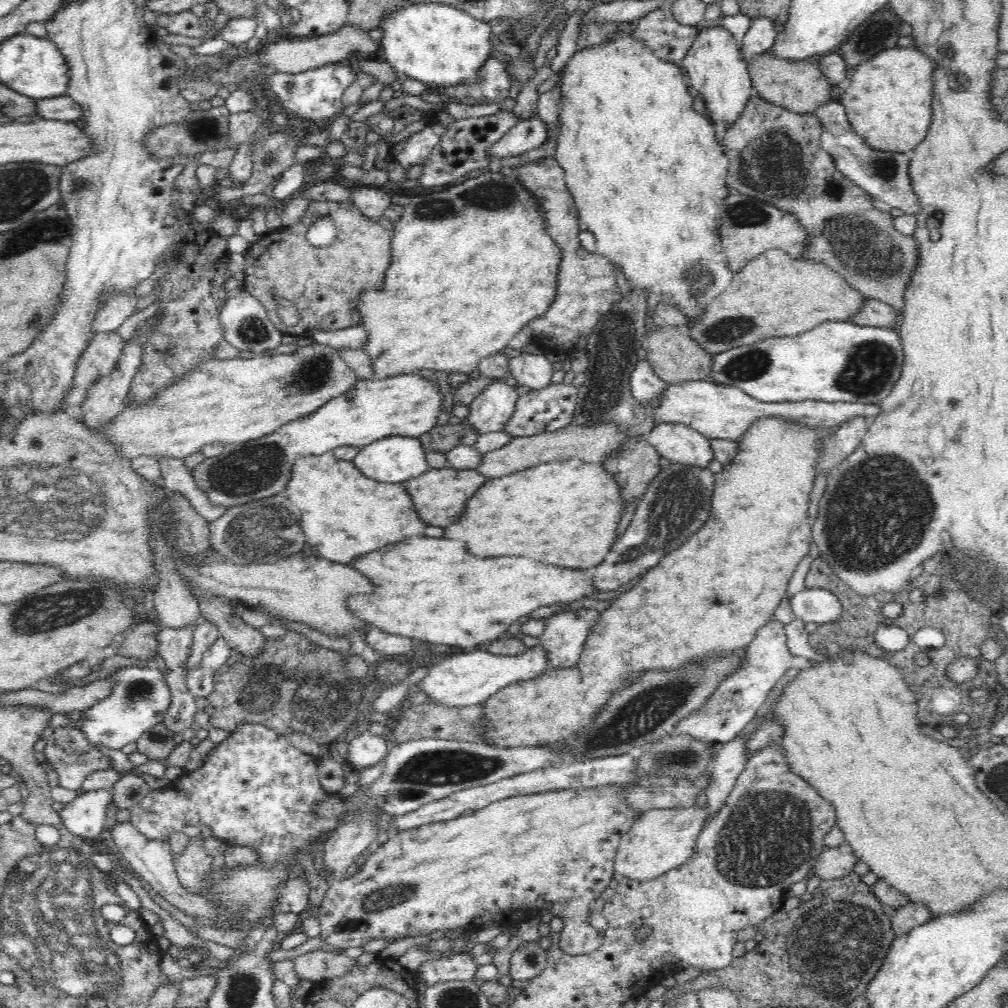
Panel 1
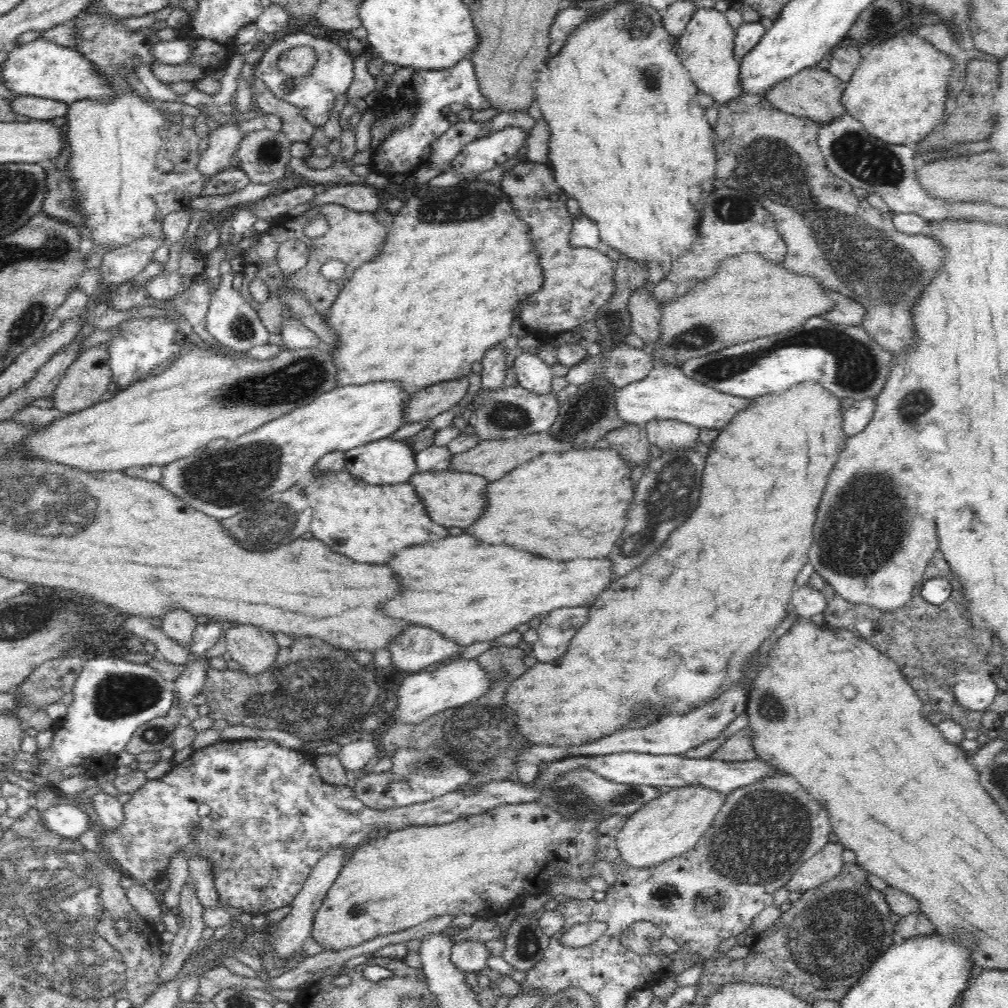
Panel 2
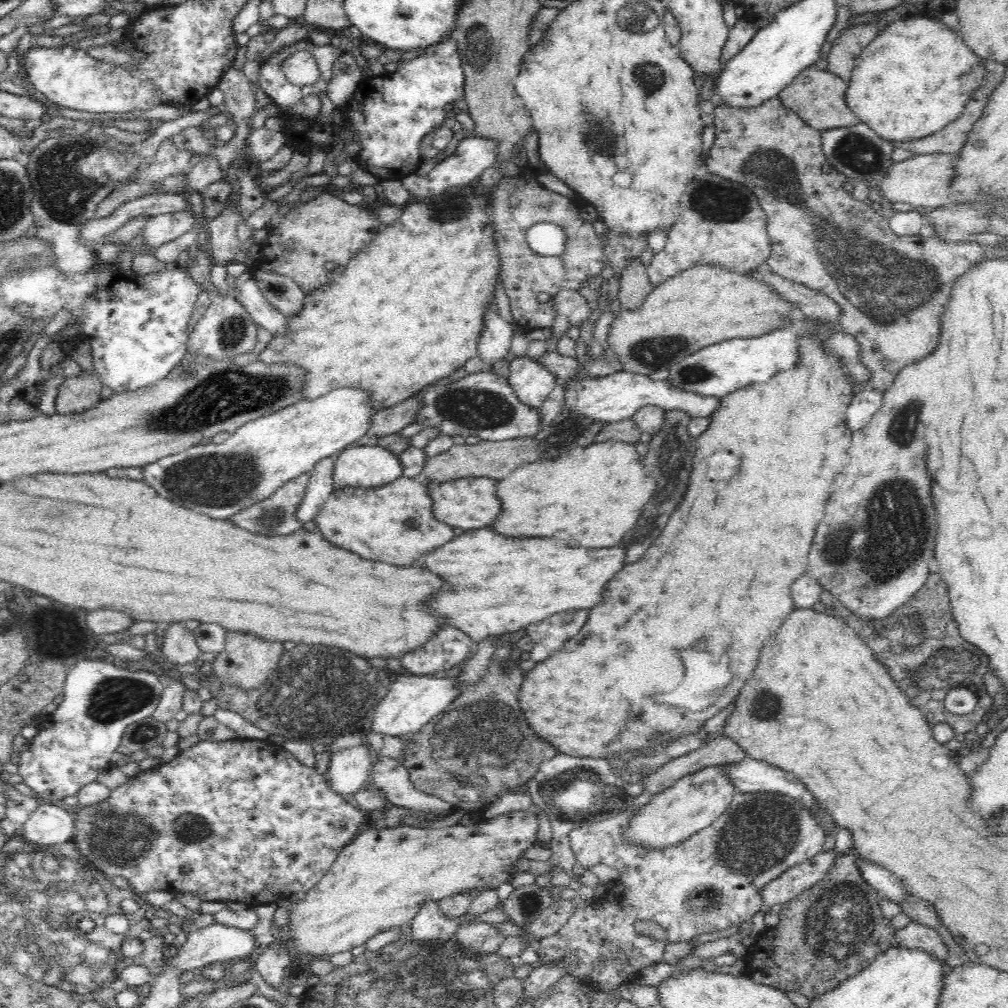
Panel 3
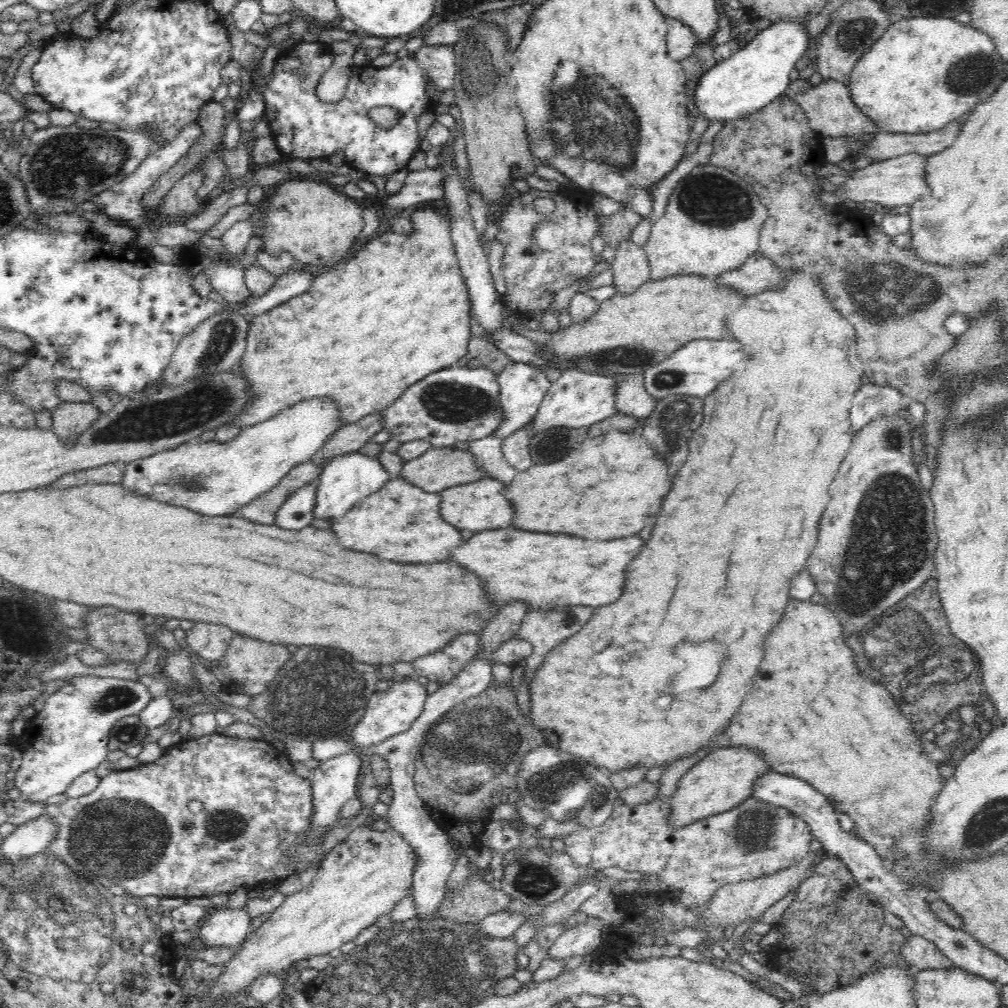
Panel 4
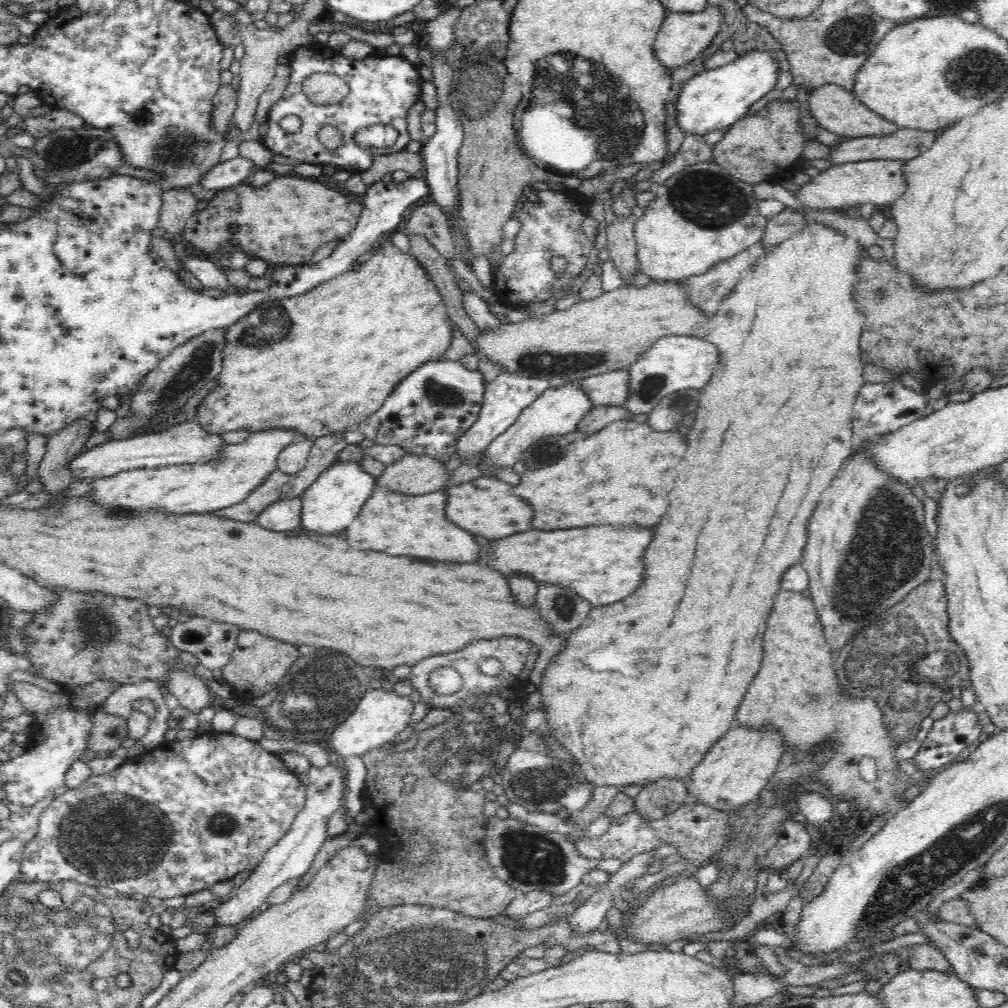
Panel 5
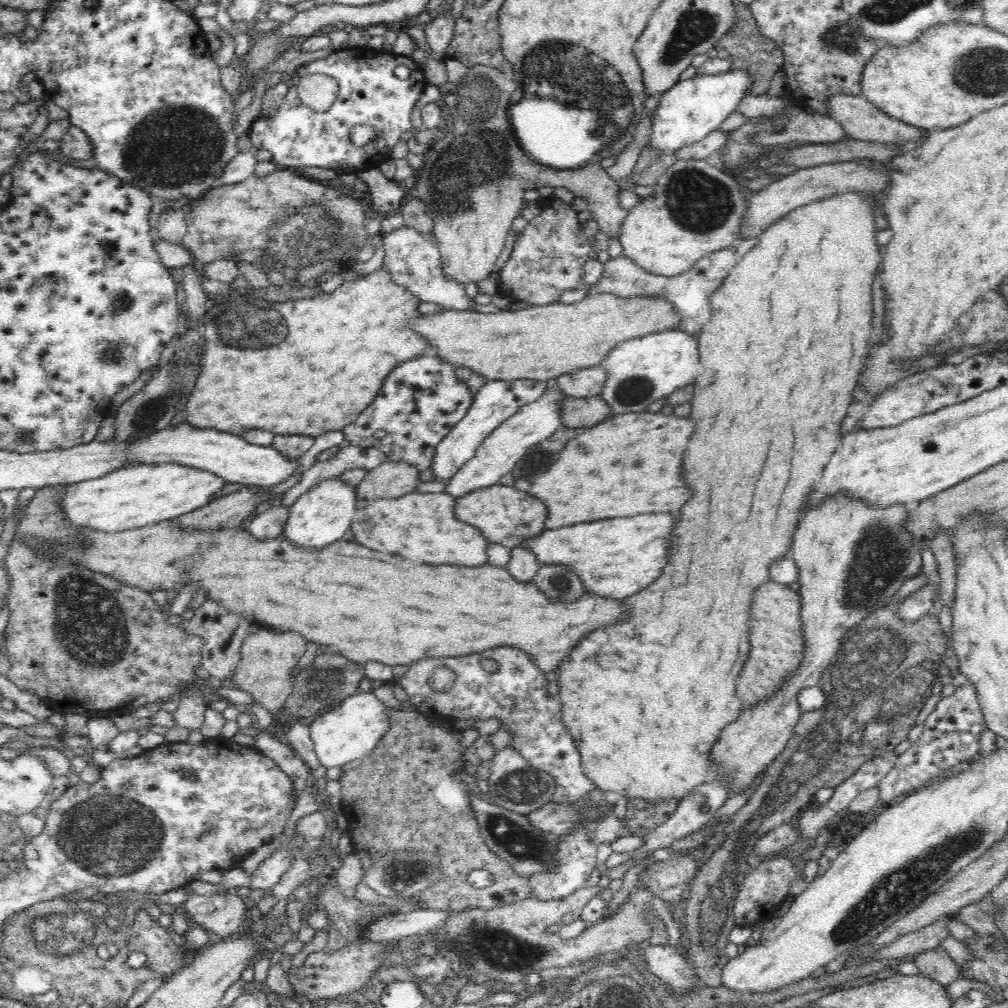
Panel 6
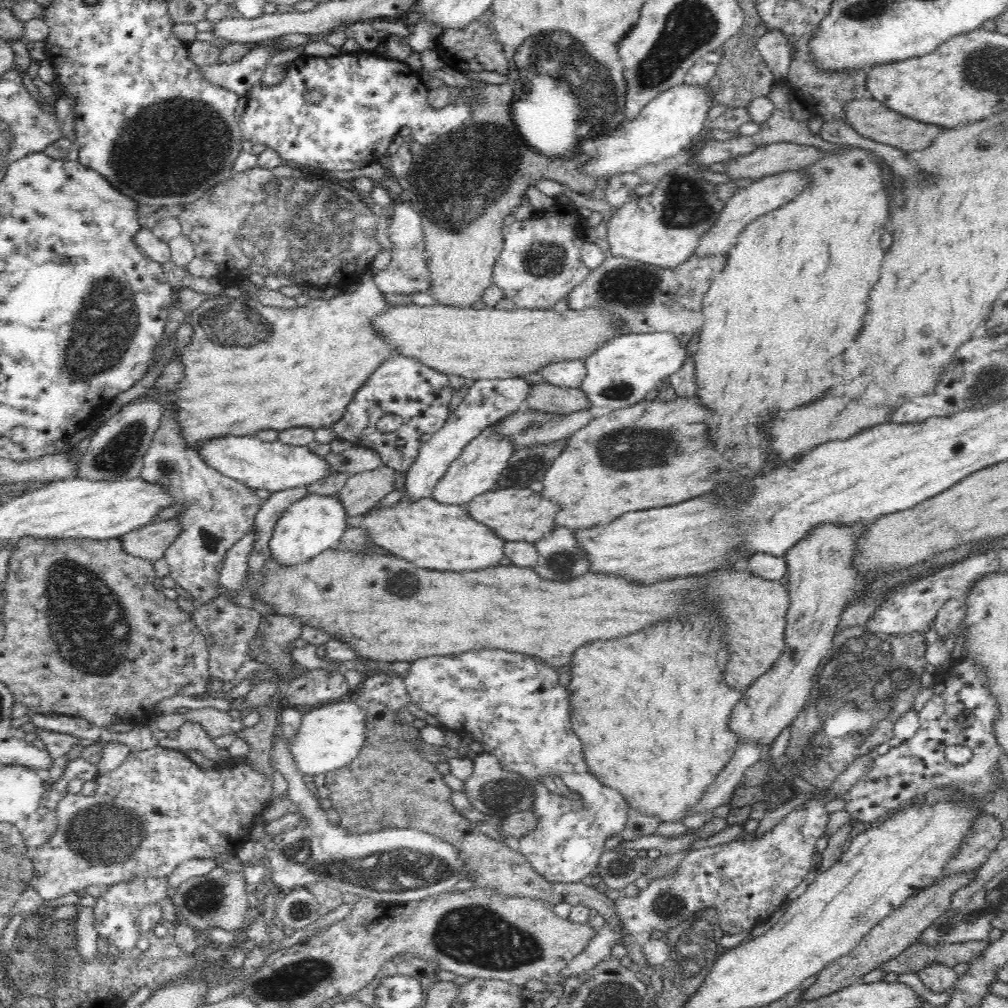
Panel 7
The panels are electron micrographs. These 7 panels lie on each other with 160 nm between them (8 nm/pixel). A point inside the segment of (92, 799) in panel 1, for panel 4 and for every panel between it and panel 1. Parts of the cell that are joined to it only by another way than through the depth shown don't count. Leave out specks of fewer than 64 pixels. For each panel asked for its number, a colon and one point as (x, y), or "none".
2: (68, 821)
3: (49, 824)
4: (31, 839)

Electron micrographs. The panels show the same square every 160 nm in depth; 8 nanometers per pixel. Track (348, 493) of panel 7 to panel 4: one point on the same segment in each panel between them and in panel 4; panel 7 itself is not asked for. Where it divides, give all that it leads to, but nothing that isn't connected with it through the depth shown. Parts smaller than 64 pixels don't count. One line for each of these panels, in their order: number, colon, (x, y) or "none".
4: (434, 470)
5: (413, 474)
6: (392, 479)

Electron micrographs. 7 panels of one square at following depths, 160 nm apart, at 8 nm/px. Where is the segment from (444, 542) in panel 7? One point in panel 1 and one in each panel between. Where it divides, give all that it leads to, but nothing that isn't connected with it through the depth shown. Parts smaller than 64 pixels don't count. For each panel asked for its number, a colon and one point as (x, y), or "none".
1: (344, 514)
2: (370, 523)
3: (395, 523)
4: (402, 522)
5: (403, 525)
6: (423, 528)

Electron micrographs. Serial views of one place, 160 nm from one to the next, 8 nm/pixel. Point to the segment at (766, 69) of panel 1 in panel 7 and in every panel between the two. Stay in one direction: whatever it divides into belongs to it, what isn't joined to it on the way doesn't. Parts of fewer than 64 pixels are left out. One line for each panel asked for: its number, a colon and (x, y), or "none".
2: (814, 93)
3: (818, 97)
4: (828, 106)
5: (838, 111)
6: (861, 120)
7: (869, 117)

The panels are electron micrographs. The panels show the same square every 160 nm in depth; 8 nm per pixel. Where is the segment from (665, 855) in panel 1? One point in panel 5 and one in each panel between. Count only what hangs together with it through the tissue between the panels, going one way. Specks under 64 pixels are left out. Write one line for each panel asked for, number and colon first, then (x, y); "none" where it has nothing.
2: (669, 826)
3: (693, 803)
4: (726, 777)
5: (733, 773)

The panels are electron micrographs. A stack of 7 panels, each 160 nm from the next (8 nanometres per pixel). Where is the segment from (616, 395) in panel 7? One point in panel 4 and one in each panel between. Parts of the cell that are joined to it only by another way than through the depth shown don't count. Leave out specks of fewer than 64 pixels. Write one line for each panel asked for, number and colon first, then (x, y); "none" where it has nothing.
4: (699, 366)
5: (674, 363)
6: (638, 372)

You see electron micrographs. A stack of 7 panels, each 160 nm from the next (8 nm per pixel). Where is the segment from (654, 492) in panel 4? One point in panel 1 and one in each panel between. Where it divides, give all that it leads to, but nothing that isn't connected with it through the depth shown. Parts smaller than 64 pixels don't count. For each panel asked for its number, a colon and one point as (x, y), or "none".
1: (536, 512)
2: (573, 504)
3: (591, 497)

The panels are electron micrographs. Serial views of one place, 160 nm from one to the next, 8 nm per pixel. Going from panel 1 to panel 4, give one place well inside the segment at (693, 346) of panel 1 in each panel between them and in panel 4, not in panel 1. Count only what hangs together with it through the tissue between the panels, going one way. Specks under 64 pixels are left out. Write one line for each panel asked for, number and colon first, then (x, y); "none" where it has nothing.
2: (644, 311)
3: (635, 285)
4: (631, 269)

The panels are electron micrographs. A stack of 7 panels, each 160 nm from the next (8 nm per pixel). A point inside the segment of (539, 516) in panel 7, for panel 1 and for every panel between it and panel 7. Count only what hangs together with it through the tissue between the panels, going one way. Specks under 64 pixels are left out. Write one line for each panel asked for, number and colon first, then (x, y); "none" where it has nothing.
1: (439, 495)
2: (452, 498)
3: (471, 502)
4: (479, 505)
5: (473, 505)
6: (505, 515)

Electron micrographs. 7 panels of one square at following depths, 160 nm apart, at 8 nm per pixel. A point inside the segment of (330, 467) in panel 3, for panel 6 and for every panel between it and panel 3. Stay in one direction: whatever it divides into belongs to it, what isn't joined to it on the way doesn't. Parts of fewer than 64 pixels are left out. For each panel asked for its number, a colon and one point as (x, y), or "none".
4: (296, 512)
5: (285, 515)
6: (269, 524)

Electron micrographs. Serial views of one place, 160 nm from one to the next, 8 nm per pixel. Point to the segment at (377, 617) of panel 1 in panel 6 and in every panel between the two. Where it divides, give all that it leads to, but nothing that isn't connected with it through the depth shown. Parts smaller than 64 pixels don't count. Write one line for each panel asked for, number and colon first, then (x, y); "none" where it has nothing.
2: (470, 592)
3: (498, 585)
4: (547, 570)
5: (603, 564)
6: (616, 558)

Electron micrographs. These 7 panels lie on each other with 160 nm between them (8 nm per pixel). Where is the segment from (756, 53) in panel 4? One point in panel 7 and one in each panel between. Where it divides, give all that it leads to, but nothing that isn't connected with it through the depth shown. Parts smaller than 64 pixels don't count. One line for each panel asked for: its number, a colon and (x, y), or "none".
5: (712, 99)
6: (693, 108)
7: (668, 123)

